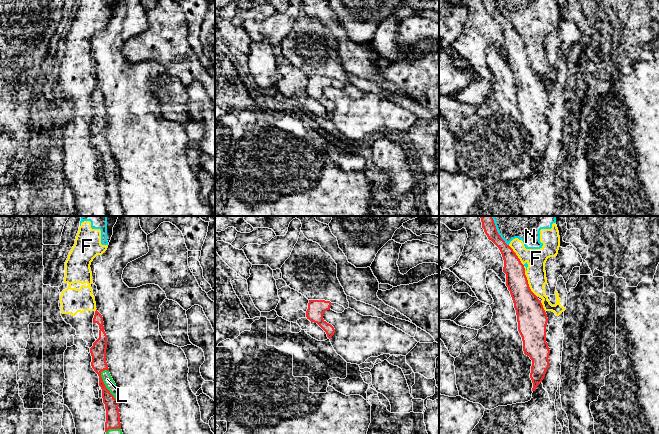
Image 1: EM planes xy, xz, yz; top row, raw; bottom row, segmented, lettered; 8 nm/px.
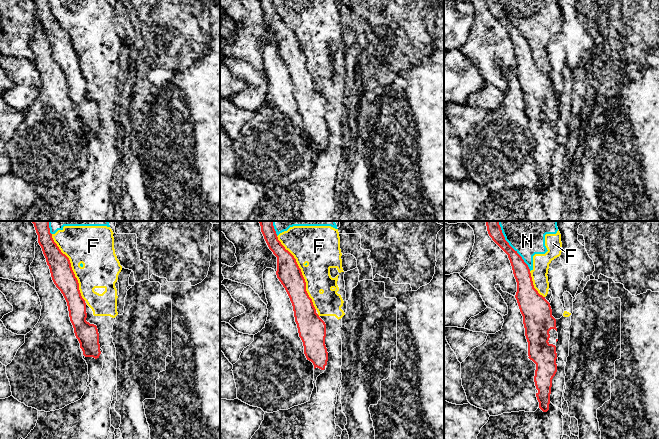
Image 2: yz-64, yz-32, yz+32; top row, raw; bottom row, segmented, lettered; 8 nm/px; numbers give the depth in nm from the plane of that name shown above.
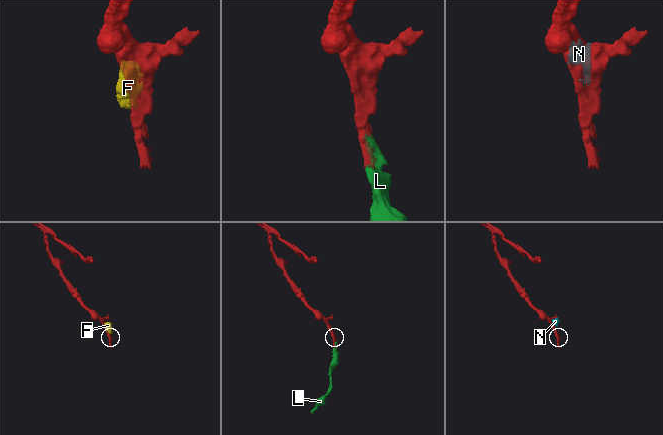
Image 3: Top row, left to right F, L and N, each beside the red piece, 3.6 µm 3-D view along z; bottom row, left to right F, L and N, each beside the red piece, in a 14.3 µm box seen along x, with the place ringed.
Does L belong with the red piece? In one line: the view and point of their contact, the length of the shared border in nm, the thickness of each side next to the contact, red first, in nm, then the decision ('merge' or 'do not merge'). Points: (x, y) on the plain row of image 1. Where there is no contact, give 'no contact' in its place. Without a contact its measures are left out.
xy (104, 161) | 260 nm | 120/80 nm | merge

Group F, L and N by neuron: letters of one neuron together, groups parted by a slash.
F N / L

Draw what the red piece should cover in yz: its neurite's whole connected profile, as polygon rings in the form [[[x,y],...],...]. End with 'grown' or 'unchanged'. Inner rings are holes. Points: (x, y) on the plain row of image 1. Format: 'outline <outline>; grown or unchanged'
outline [[[482,0],[485,10],[500,26],[506,50],[506,62],[510,67],[516,86],[518,107],[523,117],[524,130],[532,136],[530,154],[532,167],[545,153],[549,144],[550,126],[546,118],[547,90],[541,76],[531,67],[524,41],[498,10],[495,0]]]; unchanged

